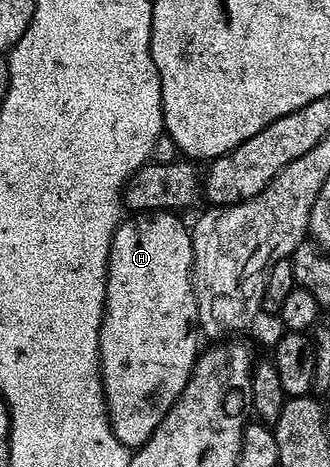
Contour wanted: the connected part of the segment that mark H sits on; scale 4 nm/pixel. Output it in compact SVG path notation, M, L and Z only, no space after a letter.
M148 211L145 213L134 213L123 218L114 234L114 244L110 250L108 261L108 277L106 278L106 312L102 318L100 329L100 361L102 362L102 392L106 394L106 412L110 415L110 424L116 433L116 437L126 447L137 449L143 447L156 433L156 425L172 409L172 405L180 397L180 393L188 385L190 374L194 368L194 362L198 360L200 346L200 328L198 325L198 306L194 296L194 254L192 253L192 241L190 231L181 223L177 214L169 211Z

